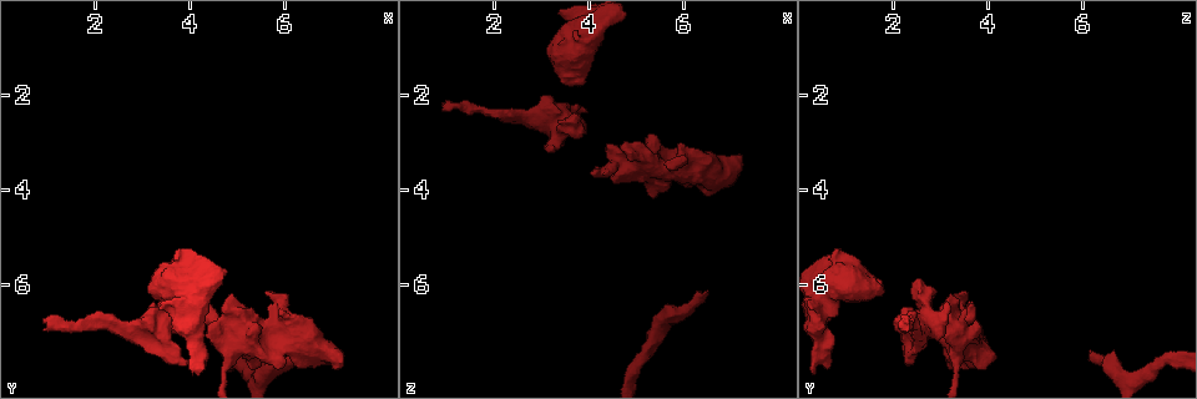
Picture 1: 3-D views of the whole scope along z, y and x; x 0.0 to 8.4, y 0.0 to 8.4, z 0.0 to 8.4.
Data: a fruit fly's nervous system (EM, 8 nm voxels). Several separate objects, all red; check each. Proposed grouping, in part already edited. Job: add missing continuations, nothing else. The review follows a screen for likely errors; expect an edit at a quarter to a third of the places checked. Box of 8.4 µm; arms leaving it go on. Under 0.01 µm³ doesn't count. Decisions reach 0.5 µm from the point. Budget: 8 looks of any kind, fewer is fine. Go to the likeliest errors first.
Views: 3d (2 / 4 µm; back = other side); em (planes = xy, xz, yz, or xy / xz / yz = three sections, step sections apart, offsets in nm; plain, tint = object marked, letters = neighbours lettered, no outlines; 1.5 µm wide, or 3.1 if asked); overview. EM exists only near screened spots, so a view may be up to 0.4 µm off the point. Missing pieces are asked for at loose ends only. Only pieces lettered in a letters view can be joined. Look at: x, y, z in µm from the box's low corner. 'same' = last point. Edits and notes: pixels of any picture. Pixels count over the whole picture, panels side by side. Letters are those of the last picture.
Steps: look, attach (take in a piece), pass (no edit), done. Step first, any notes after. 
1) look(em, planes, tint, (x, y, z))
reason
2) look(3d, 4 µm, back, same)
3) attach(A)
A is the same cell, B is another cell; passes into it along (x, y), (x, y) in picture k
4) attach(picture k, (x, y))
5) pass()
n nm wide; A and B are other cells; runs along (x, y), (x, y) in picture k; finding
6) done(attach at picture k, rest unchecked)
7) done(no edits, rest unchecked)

look(3d, 2 µm, (5.55, 6.15, 3.50))
free end

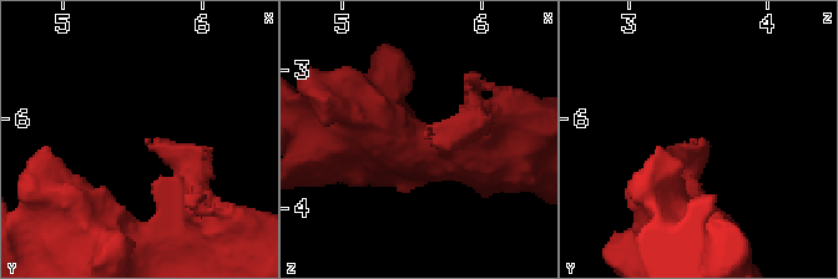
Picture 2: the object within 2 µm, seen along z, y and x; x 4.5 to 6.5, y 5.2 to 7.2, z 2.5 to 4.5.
look(em, xy, step 4, letters, (5.58, 6.18, 3.46))

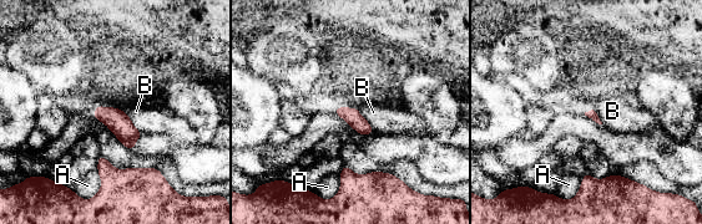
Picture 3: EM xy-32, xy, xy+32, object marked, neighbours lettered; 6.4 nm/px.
look(em, planes, letters, same)
another direction

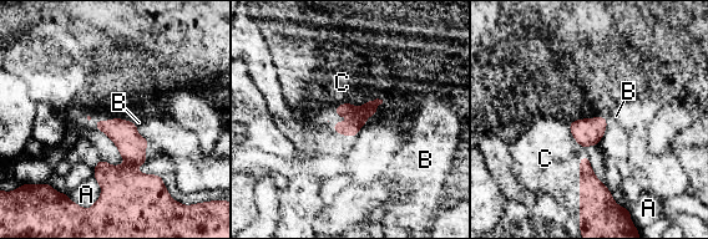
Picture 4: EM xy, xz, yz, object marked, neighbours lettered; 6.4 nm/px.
attach(C)
C is the same cell, A and B are other cells; passes into it along (597, 209), (580, 176), (546, 158) in picture 4; it goes on there

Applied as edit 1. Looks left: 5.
look(overview)
see it whole again

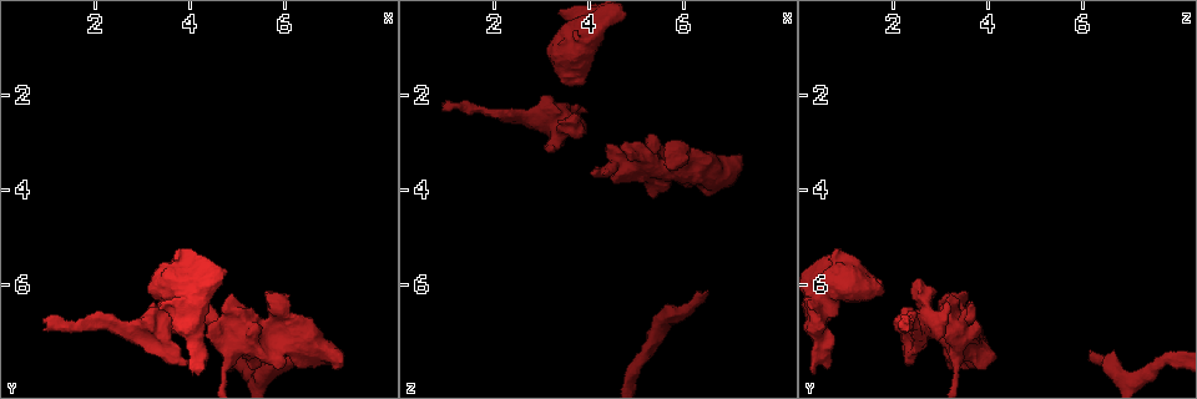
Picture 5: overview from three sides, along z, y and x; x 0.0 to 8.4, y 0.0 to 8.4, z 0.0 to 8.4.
look(3d, 4 µm, (1.05, 6.70, 2.30))
branch stops here

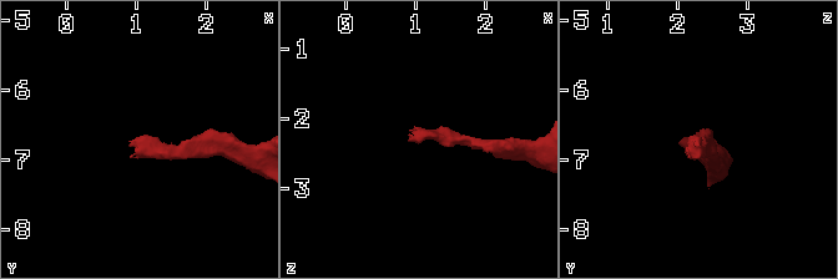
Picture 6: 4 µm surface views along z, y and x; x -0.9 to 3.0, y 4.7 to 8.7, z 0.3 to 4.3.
look(em, planes, tint, (1.05, 6.65, 2.35))
now the EM

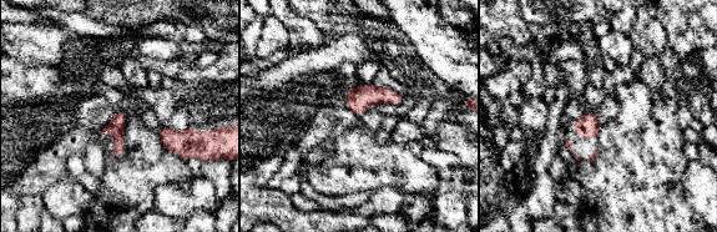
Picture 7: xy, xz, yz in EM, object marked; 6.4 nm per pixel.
look(em, planes, letters, same)
see the neighbours

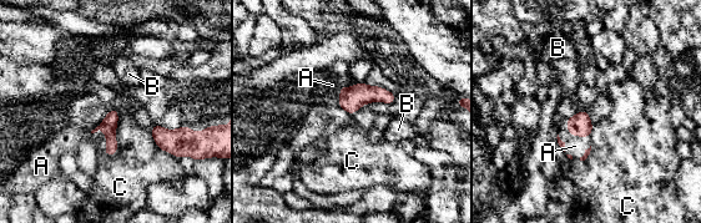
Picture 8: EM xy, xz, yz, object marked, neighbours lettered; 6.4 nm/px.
attach(A)
110 nm wide; A is the same cell, B and C are other cells; it goes on there

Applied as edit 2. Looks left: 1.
done(attach at picture 4, attach at picture 8, rest unchecked)

